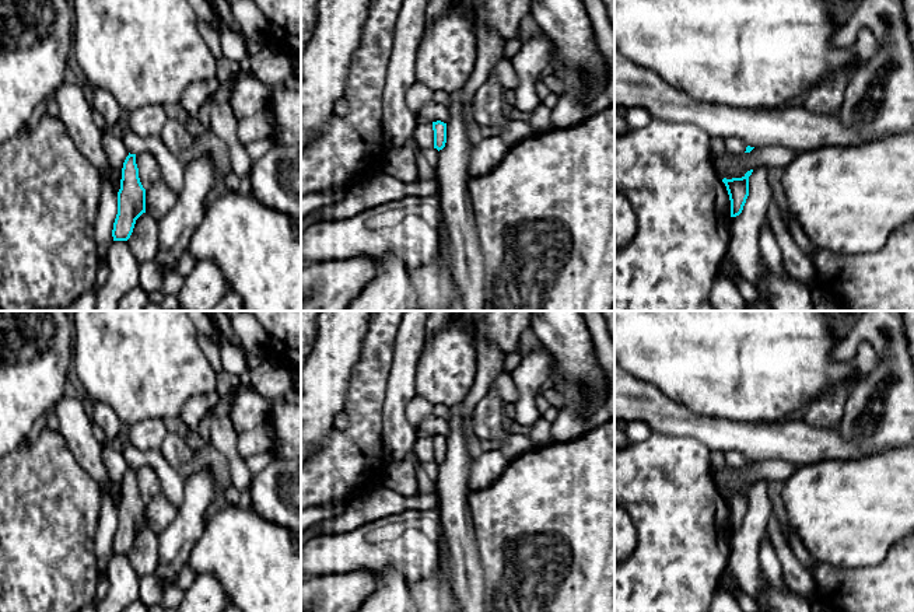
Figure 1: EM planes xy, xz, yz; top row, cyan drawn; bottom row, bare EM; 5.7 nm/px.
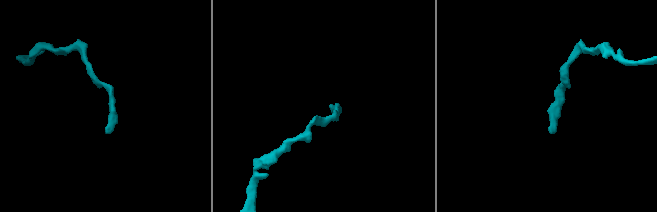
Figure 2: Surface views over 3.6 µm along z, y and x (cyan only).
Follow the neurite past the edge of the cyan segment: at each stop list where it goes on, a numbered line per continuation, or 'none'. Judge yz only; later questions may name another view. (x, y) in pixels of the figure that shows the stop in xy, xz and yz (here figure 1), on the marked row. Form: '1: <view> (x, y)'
none

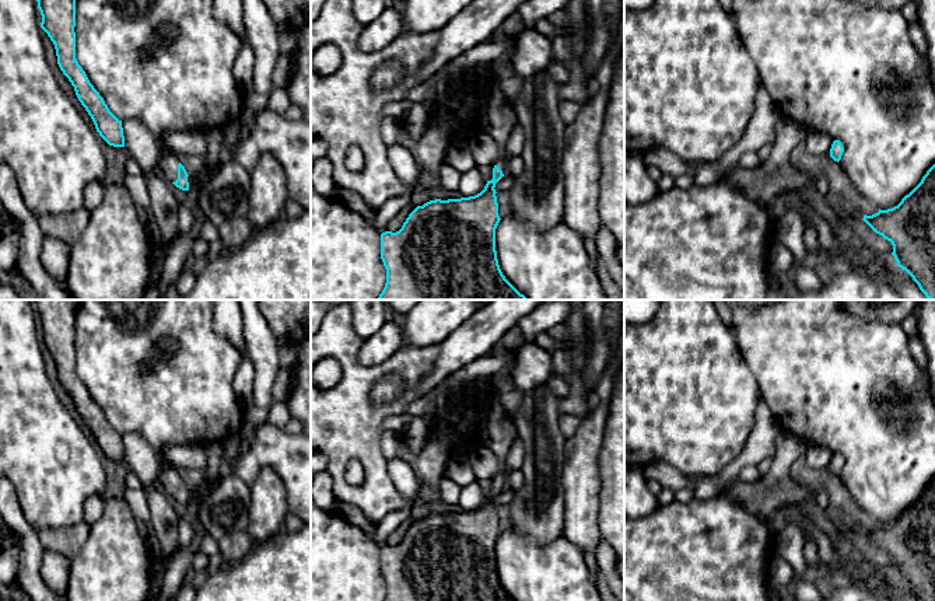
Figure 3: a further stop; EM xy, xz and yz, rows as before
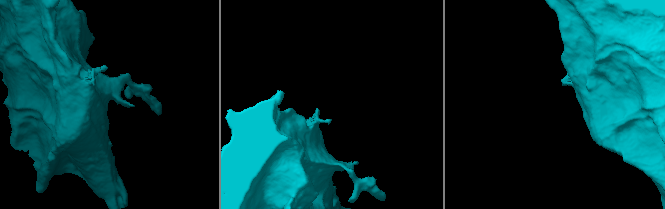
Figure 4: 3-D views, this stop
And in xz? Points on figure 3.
1: xz (498, 118)

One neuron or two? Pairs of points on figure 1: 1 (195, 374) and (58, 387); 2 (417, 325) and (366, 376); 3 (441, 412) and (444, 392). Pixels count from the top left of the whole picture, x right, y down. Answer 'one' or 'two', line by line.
1: two
2: two
3: two

